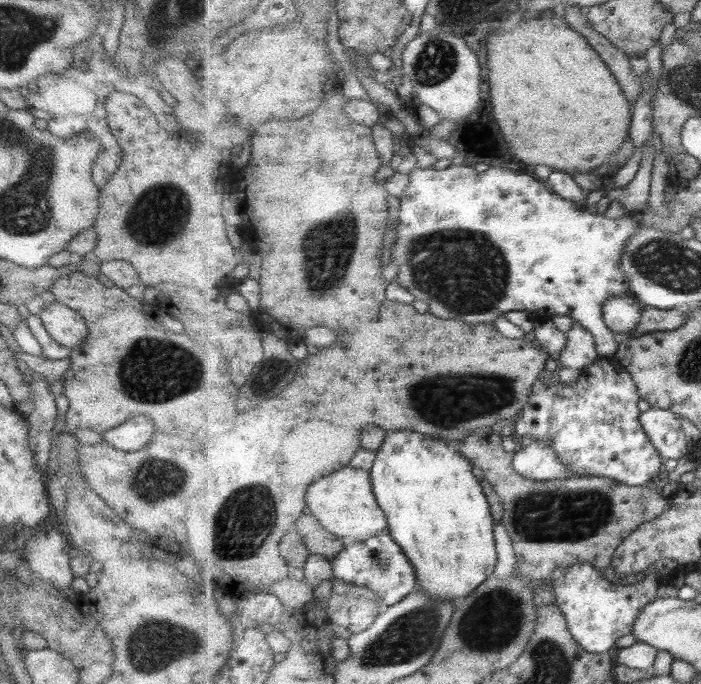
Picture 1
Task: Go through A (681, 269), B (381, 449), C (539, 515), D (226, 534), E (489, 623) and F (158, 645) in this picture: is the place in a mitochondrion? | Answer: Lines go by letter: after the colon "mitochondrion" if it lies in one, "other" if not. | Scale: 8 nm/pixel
A: mitochondrion
B: other
C: mitochondrion
D: mitochondrion
E: mitochondrion
F: mitochondrion

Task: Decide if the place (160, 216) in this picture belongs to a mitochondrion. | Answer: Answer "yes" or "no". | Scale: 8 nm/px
yes

